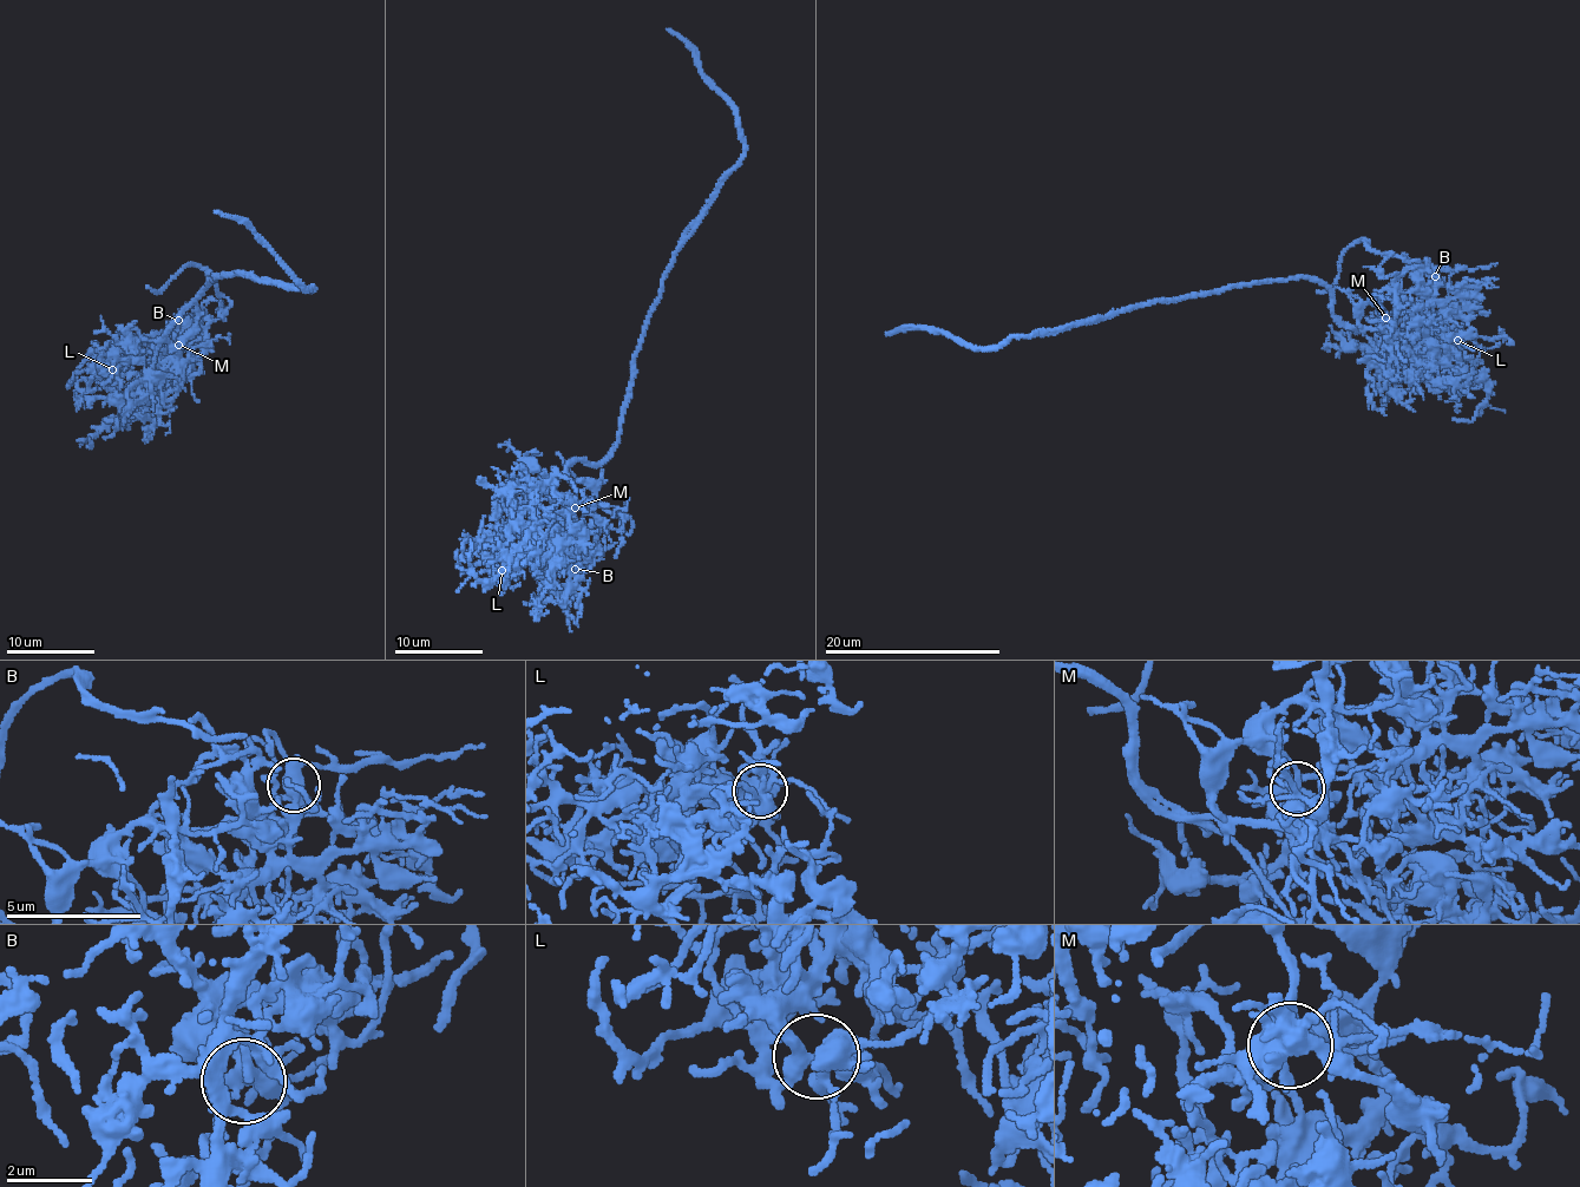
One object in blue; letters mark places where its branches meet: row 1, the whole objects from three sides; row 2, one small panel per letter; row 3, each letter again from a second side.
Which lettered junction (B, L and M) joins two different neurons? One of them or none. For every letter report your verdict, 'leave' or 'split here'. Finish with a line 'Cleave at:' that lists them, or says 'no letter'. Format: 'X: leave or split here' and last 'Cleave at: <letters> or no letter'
B: leave
L: leave
M: split here
Cleave at: M

